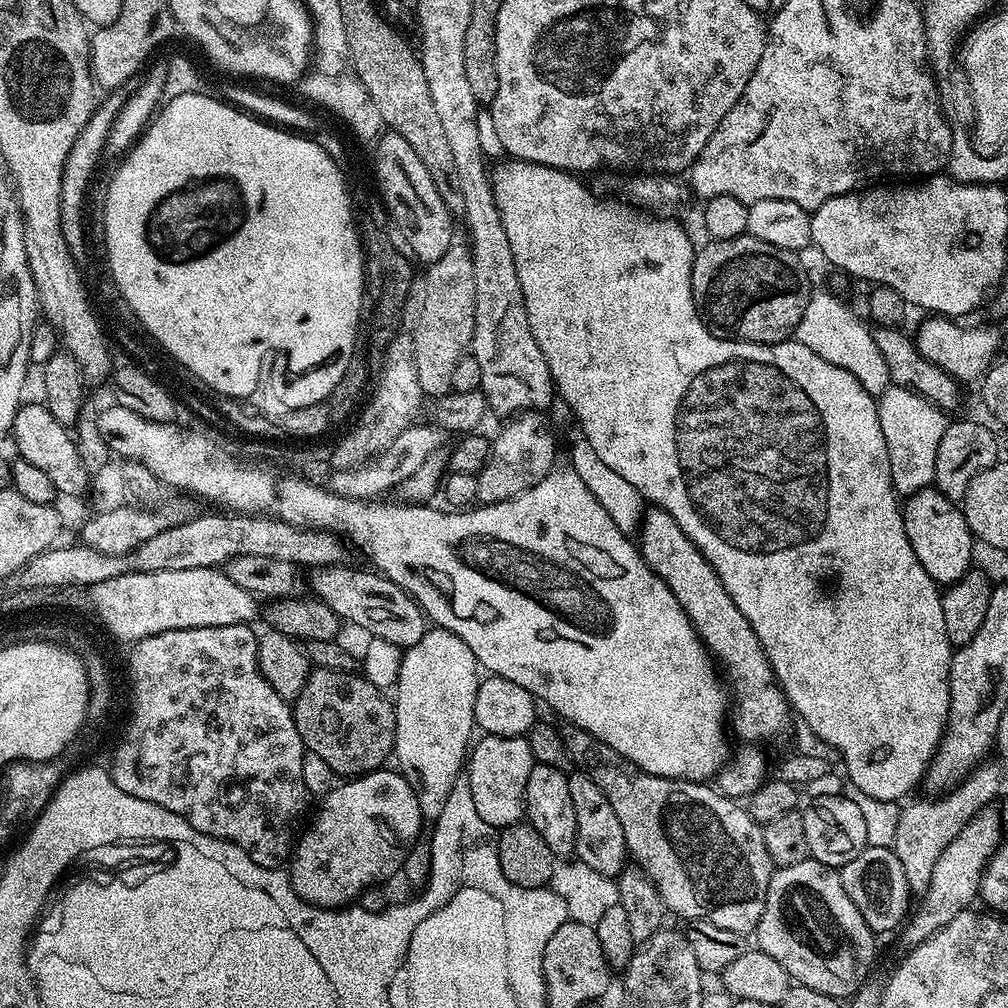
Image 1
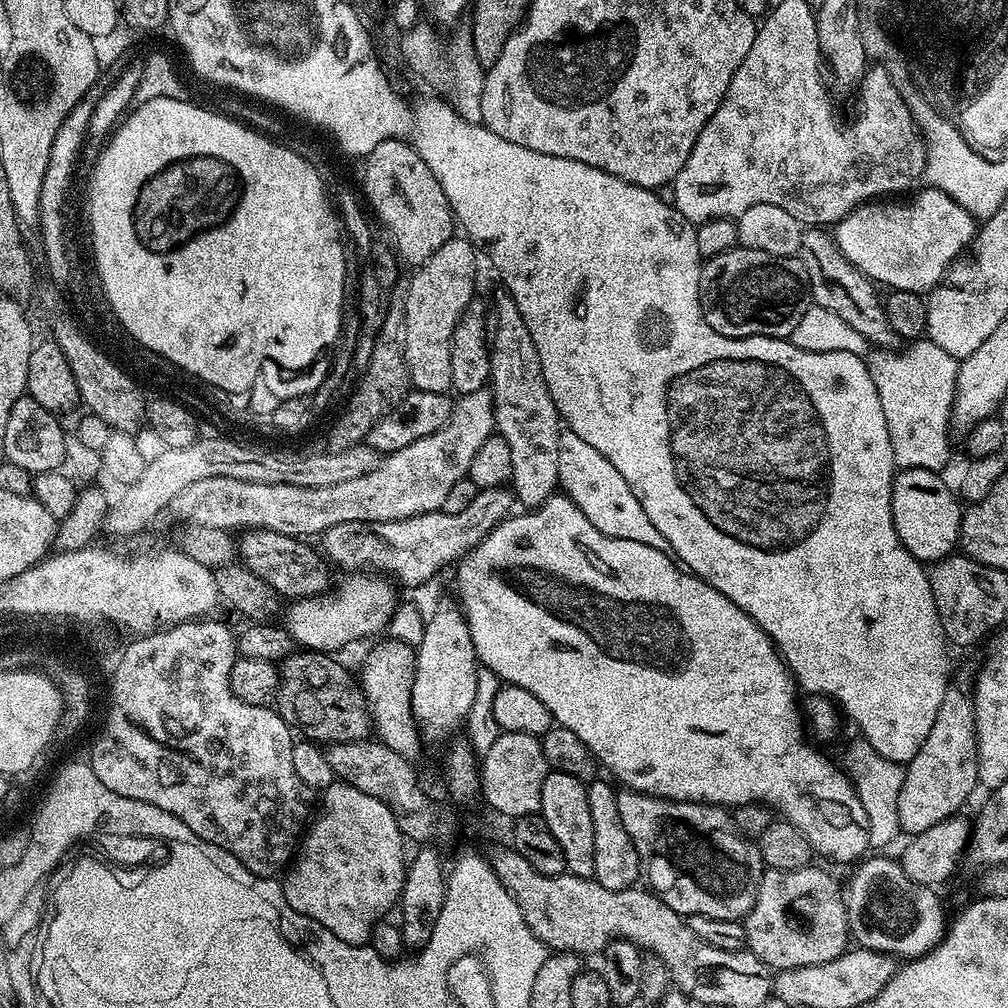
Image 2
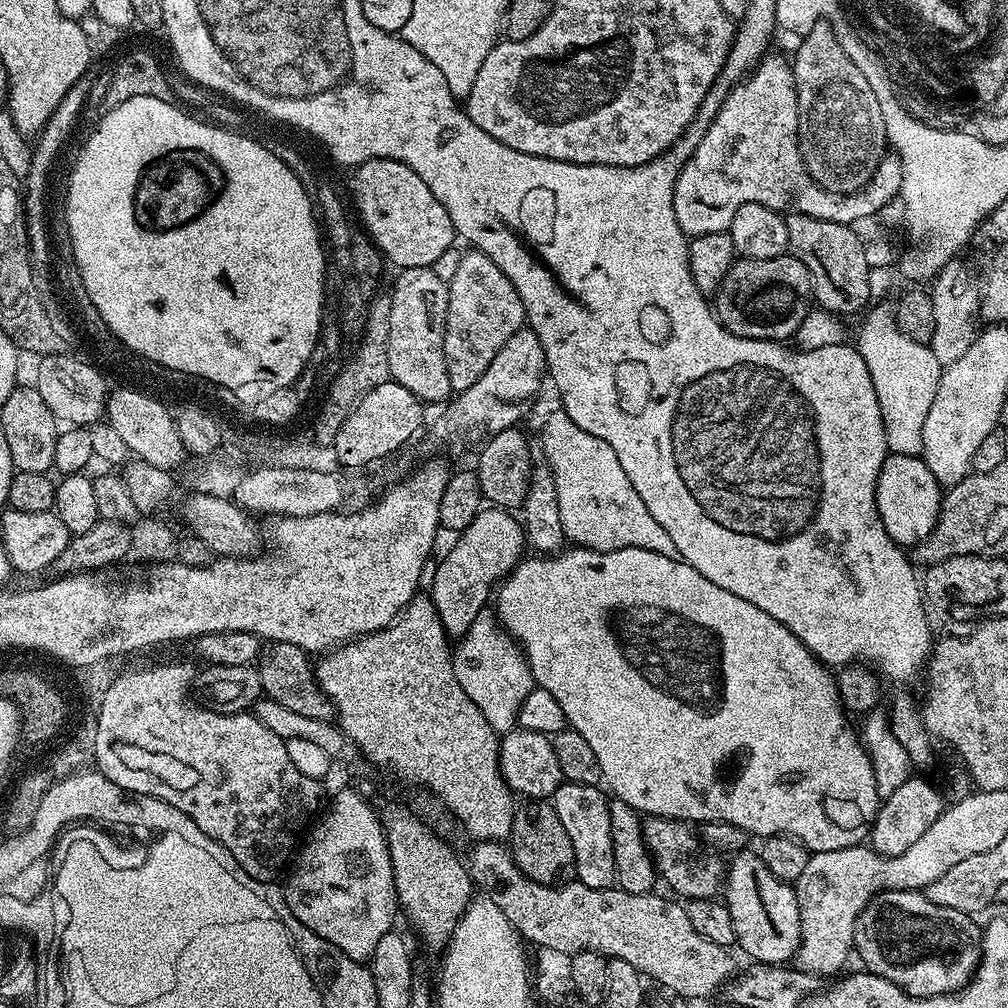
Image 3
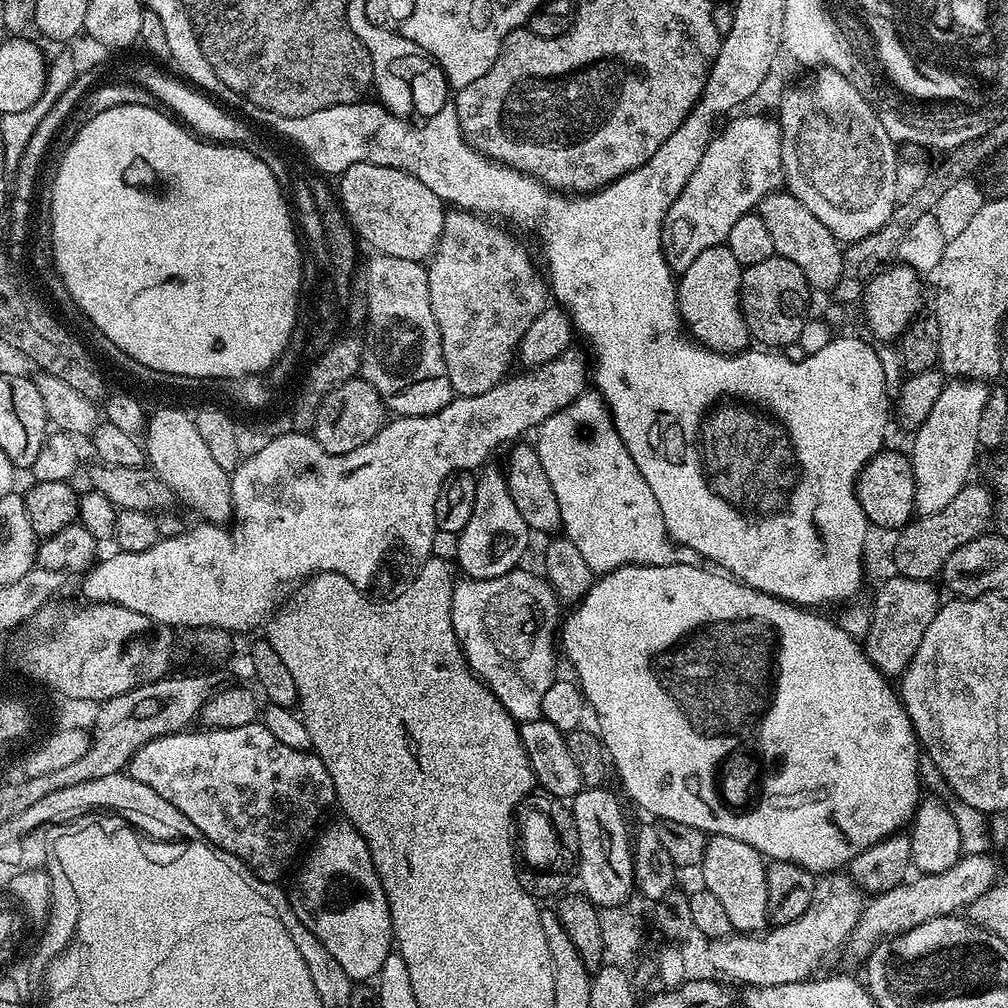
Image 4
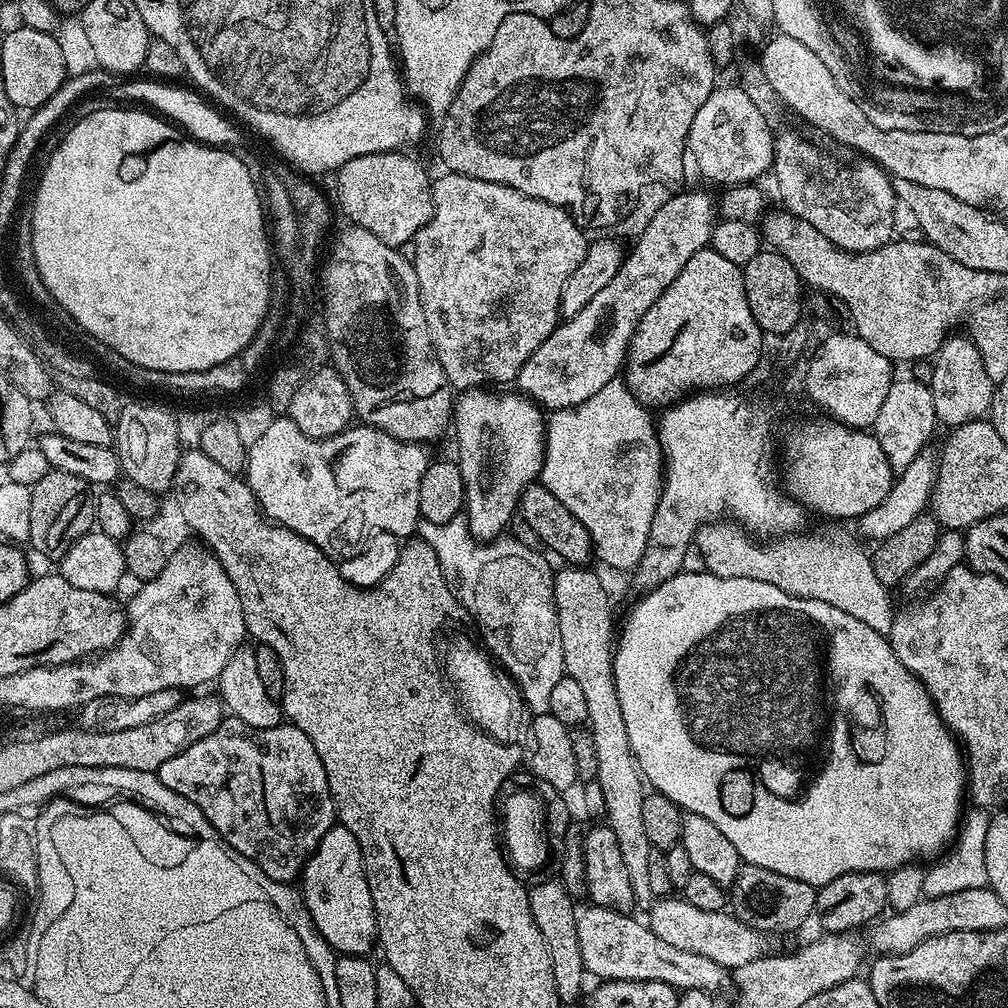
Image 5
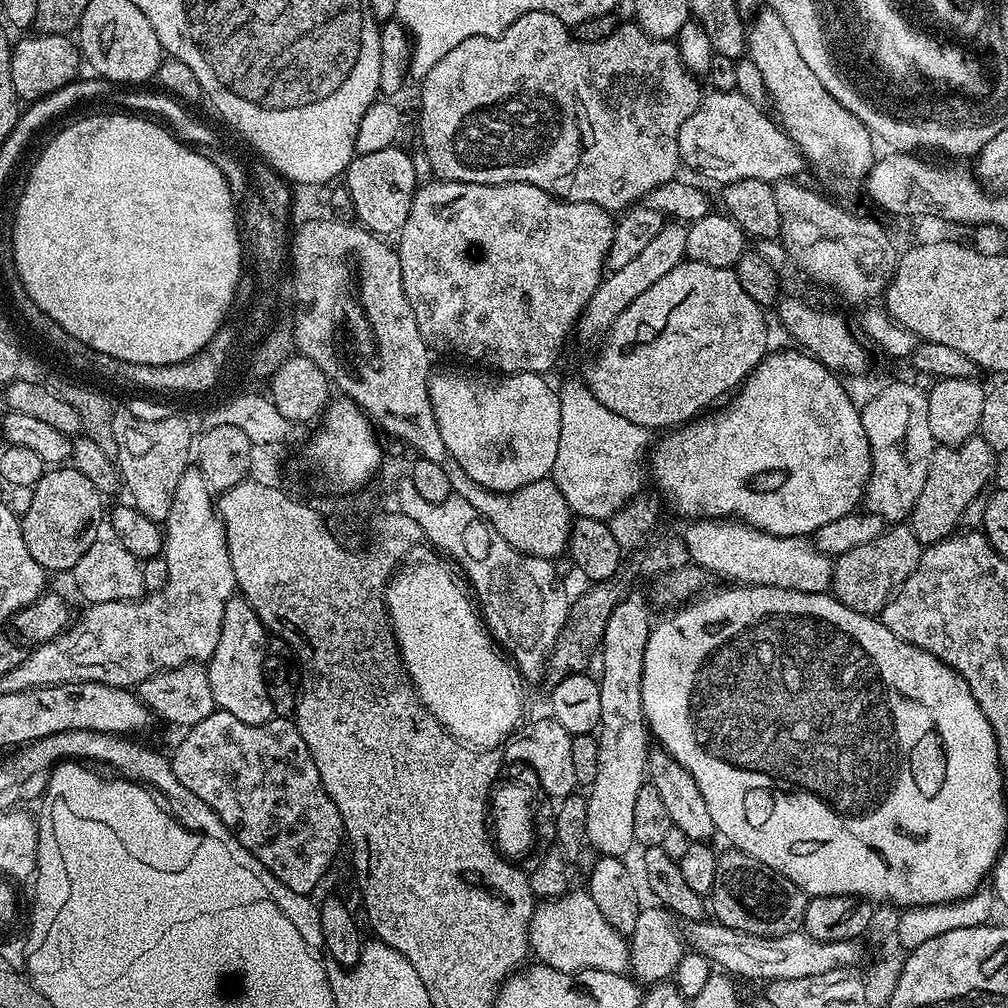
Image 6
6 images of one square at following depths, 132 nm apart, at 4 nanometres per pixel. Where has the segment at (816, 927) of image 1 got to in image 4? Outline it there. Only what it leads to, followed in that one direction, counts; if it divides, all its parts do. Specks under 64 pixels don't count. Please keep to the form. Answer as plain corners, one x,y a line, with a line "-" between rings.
712,836
707,841
703,858
698,865
703,887
722,901
726,918
740,934
760,934
769,927
766,898
766,860
754,846
738,842
738,838

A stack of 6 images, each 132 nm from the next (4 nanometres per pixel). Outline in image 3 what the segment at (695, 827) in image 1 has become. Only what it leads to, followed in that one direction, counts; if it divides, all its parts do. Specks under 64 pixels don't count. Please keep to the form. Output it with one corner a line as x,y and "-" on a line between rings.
650,816
643,821
642,825
644,828
644,841
648,847
648,852
652,855
652,865
656,867
657,877
659,877
663,883
665,880
665,882
677,892
677,894
675,893
677,897
684,896
680,898
683,898
685,901
690,901
710,900
721,895
726,879
725,861
716,854
703,856
703,854
700,853
700,848
702,849
701,837
691,823
683,820
671,820
665,816

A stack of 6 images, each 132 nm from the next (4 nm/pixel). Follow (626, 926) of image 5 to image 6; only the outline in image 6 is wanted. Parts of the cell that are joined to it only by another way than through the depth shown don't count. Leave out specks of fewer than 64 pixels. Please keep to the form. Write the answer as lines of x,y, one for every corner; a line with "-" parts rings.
587,890
574,892
545,899
533,912
532,921
528,924
531,955
539,963
549,964
554,970
563,972
606,970
627,973
630,968
630,944
625,933
614,930
614,926
606,922
602,910
598,910

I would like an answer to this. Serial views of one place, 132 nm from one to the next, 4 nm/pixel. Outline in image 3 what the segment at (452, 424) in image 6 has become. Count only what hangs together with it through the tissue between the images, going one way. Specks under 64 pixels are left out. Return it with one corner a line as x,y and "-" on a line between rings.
495,506
485,507
459,533
456,545
444,556
444,561
432,576
430,595
438,610
438,618
449,637
459,638
470,628
470,622
485,611
498,582
520,563
526,552
521,521
511,511

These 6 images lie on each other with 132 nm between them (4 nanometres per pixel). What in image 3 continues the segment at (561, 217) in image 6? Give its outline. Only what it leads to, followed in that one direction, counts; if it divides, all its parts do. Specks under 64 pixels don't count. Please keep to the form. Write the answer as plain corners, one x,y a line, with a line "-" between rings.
468,250
468,253
457,262
456,269
452,272
452,280
450,276
447,285
448,309
444,331
444,353
446,370
450,374
450,386
453,393
458,393
474,386
474,382
478,382
478,378
486,374
486,366
494,362
494,354
498,354
498,350
502,350
502,346
510,342
510,338
518,329
525,327
526,321
522,298
518,298
518,290
514,290
510,278
506,278
506,274
502,274
502,270
498,270
498,266
494,266
494,262
490,262
486,254

